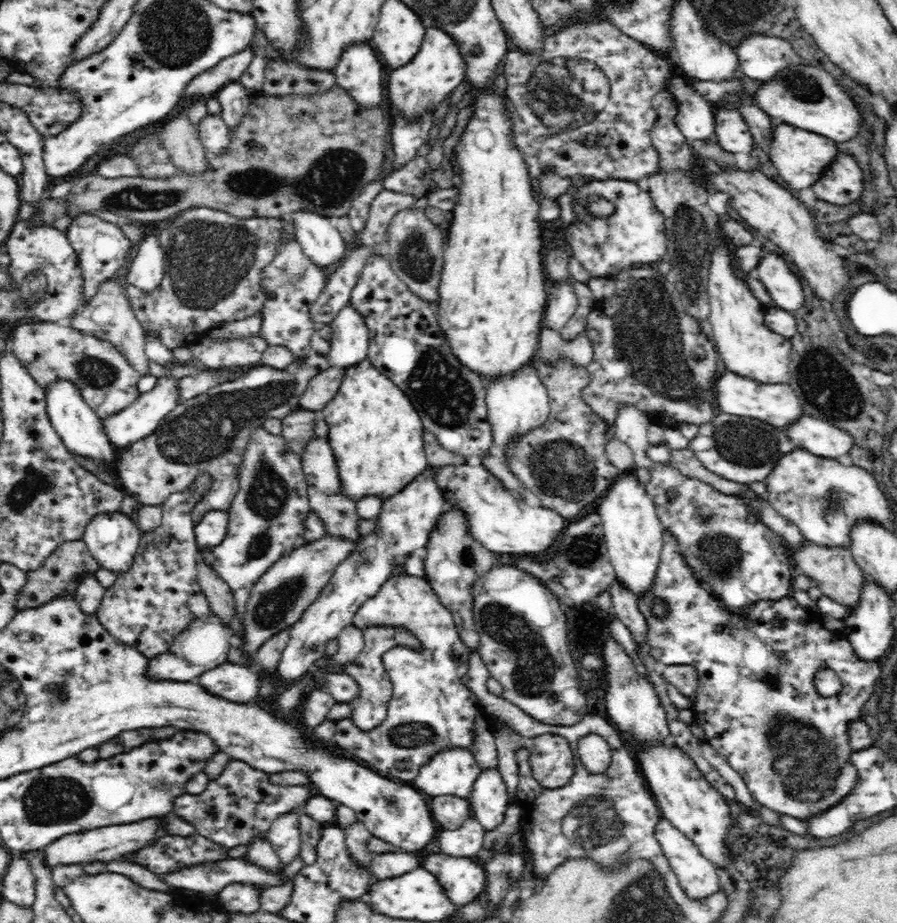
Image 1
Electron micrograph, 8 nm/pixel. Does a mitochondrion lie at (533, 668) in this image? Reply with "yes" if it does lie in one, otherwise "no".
yes

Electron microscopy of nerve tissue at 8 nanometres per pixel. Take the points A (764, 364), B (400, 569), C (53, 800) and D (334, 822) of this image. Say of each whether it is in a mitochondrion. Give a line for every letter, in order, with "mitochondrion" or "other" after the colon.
A: other
B: other
C: mitochondrion
D: other

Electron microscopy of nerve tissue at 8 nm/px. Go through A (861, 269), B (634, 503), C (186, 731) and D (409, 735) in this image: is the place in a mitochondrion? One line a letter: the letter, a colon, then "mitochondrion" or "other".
A: other
B: other
C: other
D: mitochondrion

